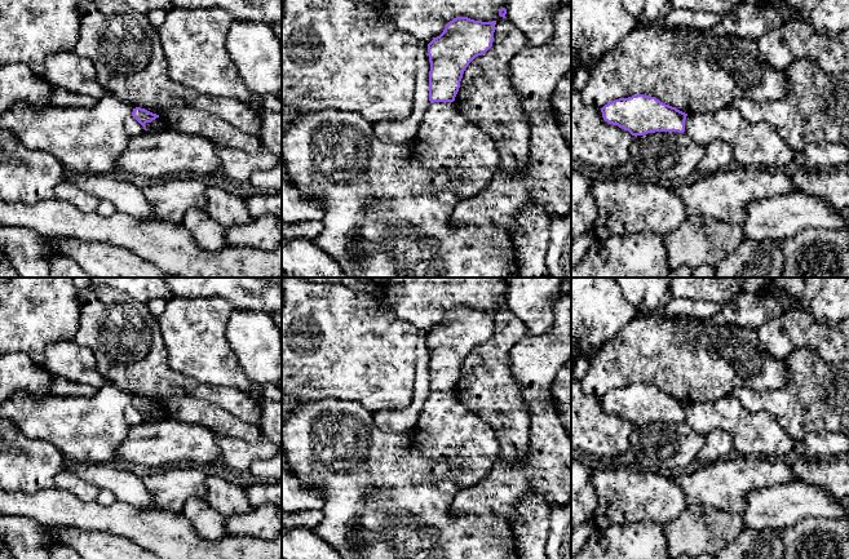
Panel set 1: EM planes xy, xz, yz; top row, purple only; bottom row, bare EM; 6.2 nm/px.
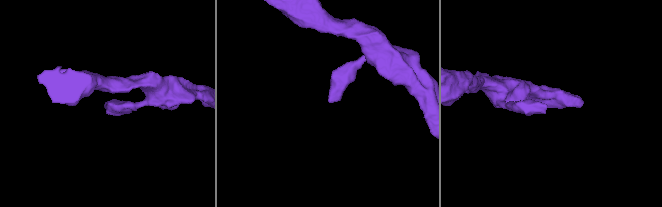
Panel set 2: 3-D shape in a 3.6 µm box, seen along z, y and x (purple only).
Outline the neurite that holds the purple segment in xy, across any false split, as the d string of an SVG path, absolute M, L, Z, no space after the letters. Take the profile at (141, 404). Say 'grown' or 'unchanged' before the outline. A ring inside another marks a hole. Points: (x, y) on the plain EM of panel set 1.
unchanged; M141 396L133 398L132 405L143 416L145 420L147 420L145 417L146 412L151 412L152 409L159 407L159 404L152 403L145 398L141 398Z

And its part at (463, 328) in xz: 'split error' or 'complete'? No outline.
complete

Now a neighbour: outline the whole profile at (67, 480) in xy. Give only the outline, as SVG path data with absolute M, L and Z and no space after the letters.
M67 469L62 470L56 476L54 487L72 493L85 502L96 501L100 493L100 489L96 485L80 479L75 473Z

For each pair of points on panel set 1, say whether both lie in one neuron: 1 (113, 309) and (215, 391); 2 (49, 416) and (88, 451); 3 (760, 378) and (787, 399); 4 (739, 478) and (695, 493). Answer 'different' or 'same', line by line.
1: same
2: same
3: different
4: same

